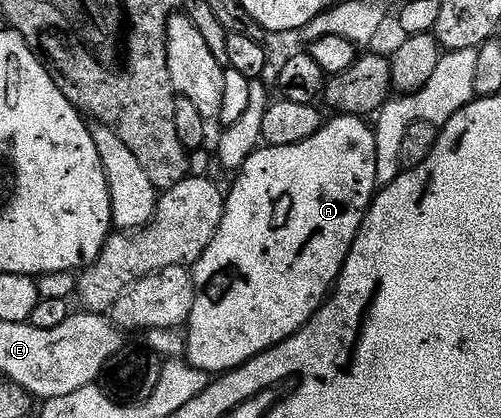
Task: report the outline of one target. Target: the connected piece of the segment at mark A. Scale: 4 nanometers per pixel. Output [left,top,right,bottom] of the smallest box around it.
[187,114,379,376]

